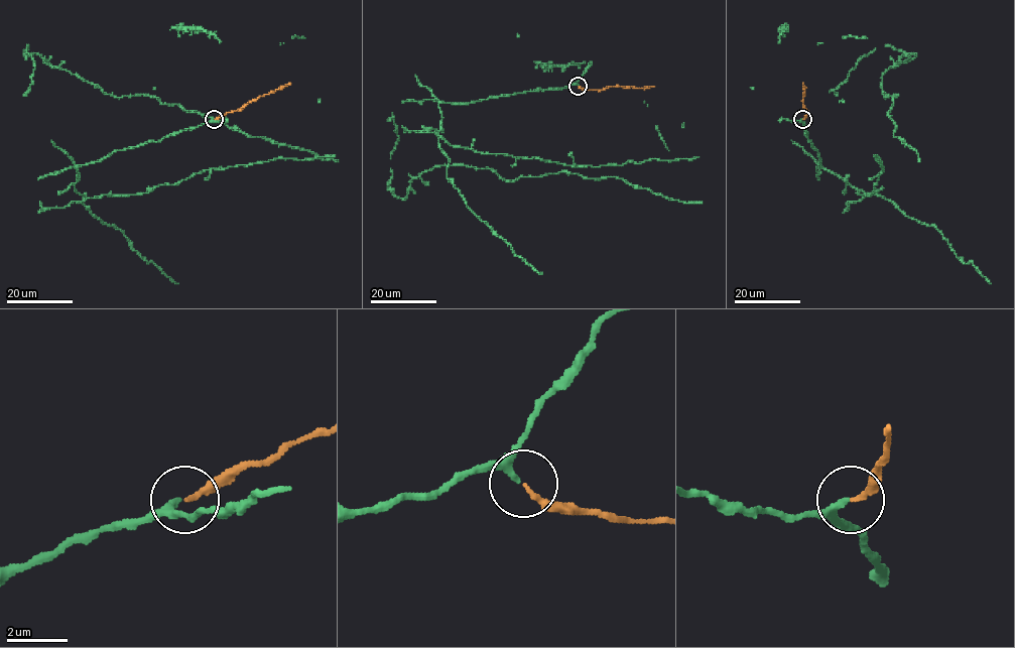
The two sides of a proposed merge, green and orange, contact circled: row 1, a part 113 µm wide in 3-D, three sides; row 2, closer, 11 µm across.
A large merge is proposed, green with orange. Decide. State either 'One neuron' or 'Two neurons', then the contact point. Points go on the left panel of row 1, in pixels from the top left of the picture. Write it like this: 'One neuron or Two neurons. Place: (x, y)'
One neuron. Place: (214, 119)

